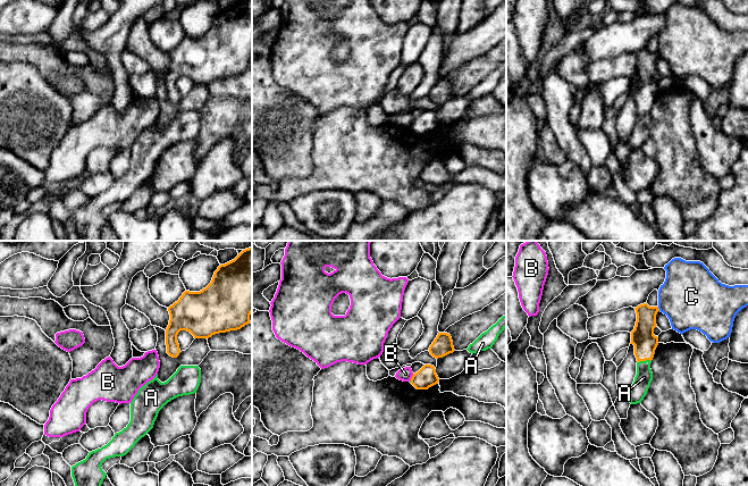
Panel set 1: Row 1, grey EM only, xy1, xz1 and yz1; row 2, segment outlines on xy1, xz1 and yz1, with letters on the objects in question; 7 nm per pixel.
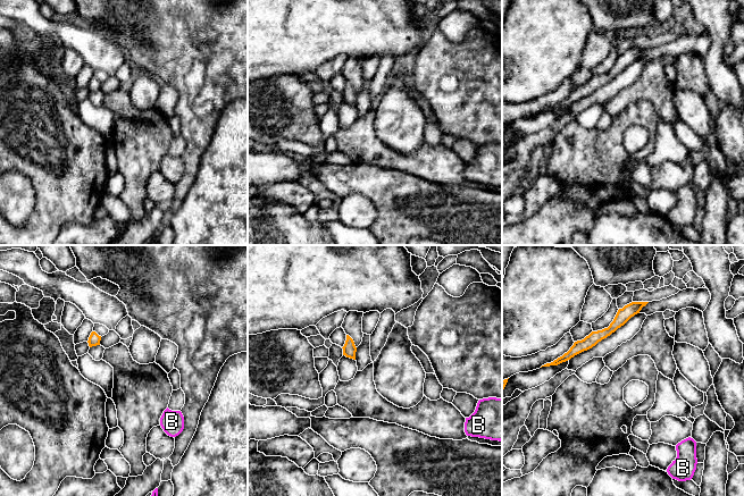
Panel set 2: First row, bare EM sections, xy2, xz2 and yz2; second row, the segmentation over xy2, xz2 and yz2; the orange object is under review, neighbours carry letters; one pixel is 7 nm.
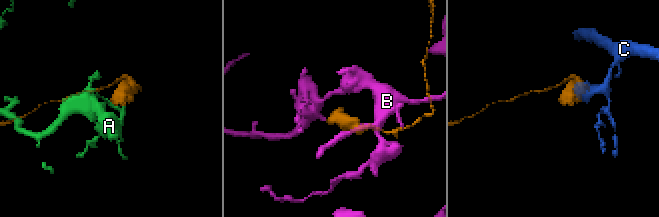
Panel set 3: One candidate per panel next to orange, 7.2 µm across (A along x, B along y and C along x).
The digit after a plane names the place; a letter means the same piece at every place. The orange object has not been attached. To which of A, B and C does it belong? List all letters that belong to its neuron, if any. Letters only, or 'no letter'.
A

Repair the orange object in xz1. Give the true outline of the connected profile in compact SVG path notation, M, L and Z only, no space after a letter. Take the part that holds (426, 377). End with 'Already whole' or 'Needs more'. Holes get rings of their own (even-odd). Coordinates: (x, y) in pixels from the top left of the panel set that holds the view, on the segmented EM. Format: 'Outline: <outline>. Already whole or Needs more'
Outline: M425 364L418 372L413 374L411 384L417 389L428 389L429 387L438 384L439 378L436 369L431 364Z. Already whole

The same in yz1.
Outline: M647 303L636 309L637 321L631 332L631 343L634 345L637 358L637 375L629 392L631 404L641 403L653 380L650 363L658 345L658 337L654 335L658 307L649 307Z. Needs more

